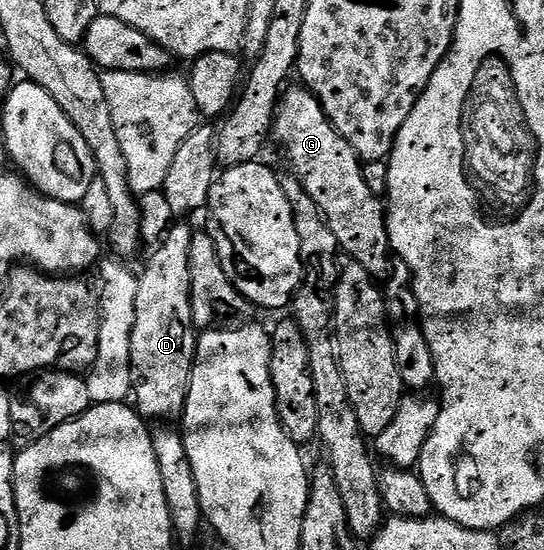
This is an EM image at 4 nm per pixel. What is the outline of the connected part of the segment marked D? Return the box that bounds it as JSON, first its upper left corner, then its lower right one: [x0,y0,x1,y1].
[130,223,198,420]

